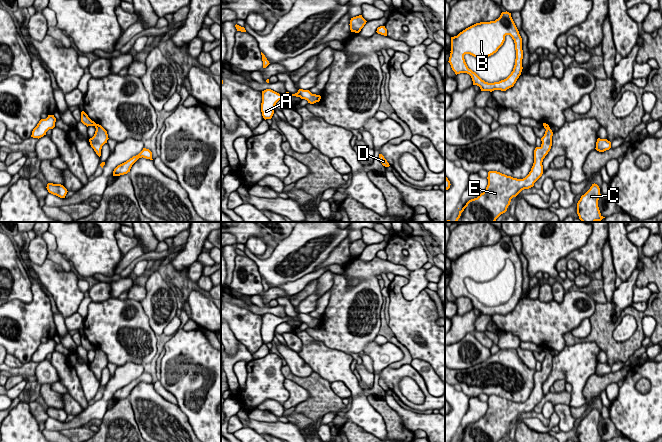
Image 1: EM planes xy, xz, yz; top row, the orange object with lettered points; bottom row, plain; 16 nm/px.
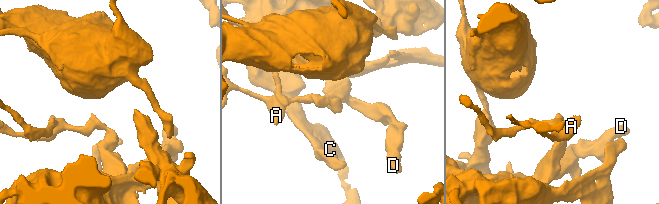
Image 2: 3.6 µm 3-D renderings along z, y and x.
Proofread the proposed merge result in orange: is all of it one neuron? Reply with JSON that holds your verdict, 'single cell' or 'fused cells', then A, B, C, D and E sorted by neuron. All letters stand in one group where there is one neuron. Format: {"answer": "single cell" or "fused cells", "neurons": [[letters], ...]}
{"answer": "fused cells", "neurons": [["A", "B"], ["C", "D", "E"]]}

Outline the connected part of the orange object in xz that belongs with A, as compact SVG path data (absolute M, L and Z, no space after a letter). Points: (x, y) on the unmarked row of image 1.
M266 313L262 315L261 336L263 342L265 344L271 343L274 338L276 327L283 322L287 322L289 319L300 321L301 323L305 323L310 328L319 326L321 323L320 319L312 318L309 314L299 313L298 316L295 318L289 316L286 316L284 318L279 318L271 313Z

